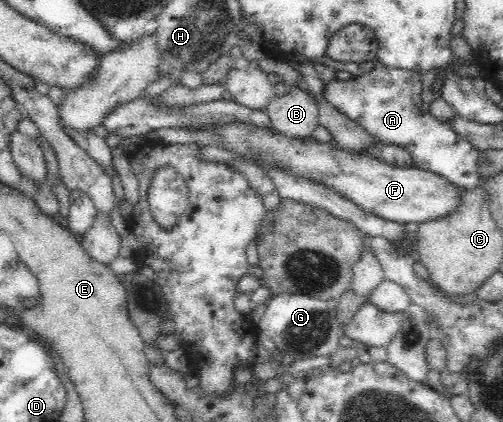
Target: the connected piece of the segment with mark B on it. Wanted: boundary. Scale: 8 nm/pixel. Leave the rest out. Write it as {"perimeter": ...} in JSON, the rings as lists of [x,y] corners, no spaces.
{"perimeter":[[[287,87],[284,96],[274,97],[264,108],[272,126],[286,136],[310,137],[319,125],[315,96],[300,87]]]}

